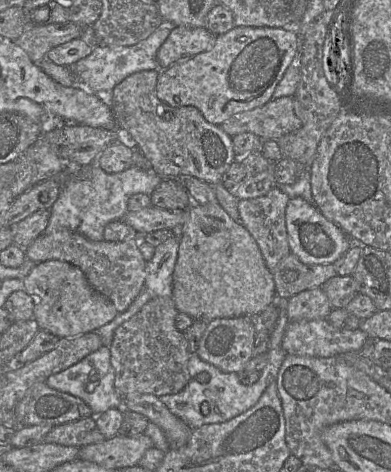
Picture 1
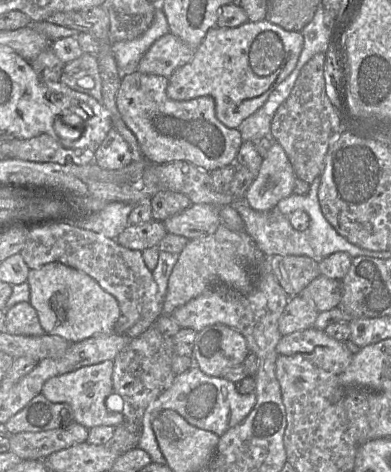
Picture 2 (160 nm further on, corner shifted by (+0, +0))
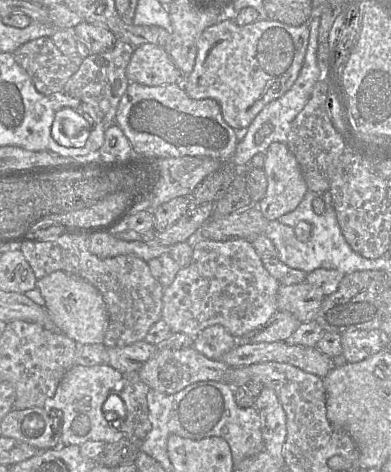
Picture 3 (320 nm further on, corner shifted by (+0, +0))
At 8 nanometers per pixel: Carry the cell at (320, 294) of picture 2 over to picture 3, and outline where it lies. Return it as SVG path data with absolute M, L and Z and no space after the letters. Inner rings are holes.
M307 282L294 285L281 285L277 294L278 311L292 313L300 323L314 320L325 295L320 288Z

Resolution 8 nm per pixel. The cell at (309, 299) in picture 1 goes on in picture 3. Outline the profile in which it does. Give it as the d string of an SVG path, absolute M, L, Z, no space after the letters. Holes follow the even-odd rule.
M277 311L267 323L246 335L239 343L247 341L278 342L285 341L299 327L299 320L288 311Z

